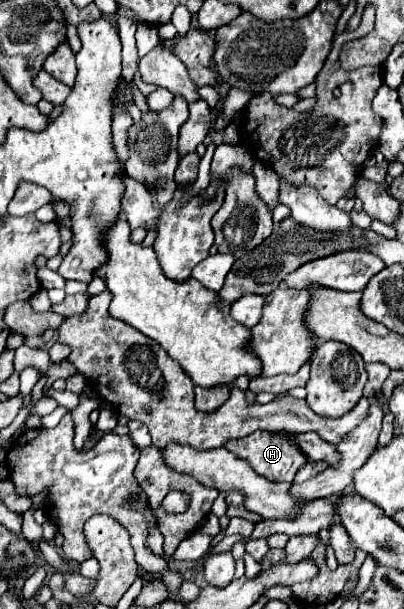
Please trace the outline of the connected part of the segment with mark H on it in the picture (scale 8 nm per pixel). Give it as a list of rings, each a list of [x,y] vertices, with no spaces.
[[[258,431],[258,433],[252,433],[252,435],[236,439],[236,441],[228,441],[224,447],[228,451],[232,451],[234,455],[242,457],[244,461],[248,461],[250,467],[258,475],[262,475],[262,477],[266,477],[270,481],[294,481],[296,471],[302,465],[308,463],[302,449],[298,449],[298,445],[294,445],[294,439],[290,437],[290,433],[284,433],[284,431],[278,431],[278,433]]]

